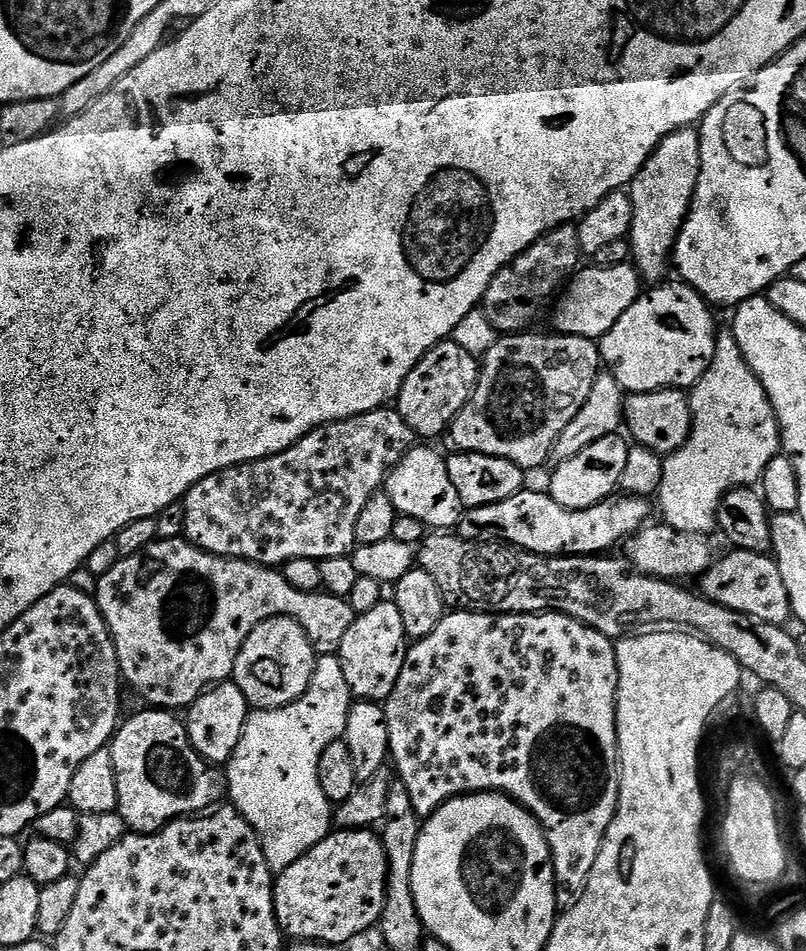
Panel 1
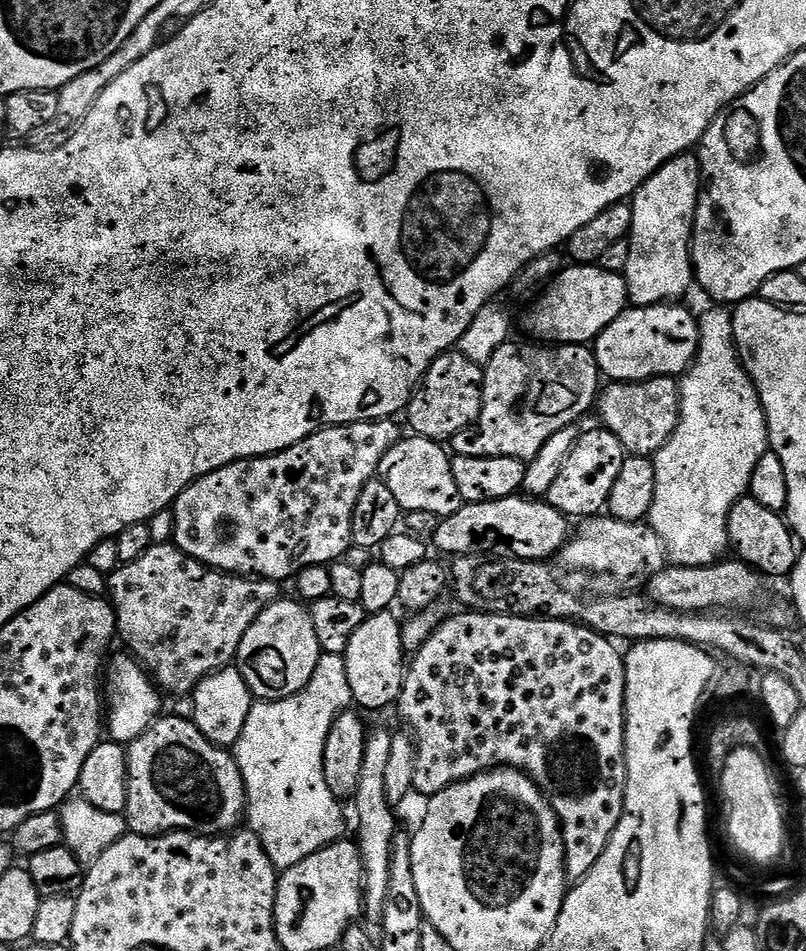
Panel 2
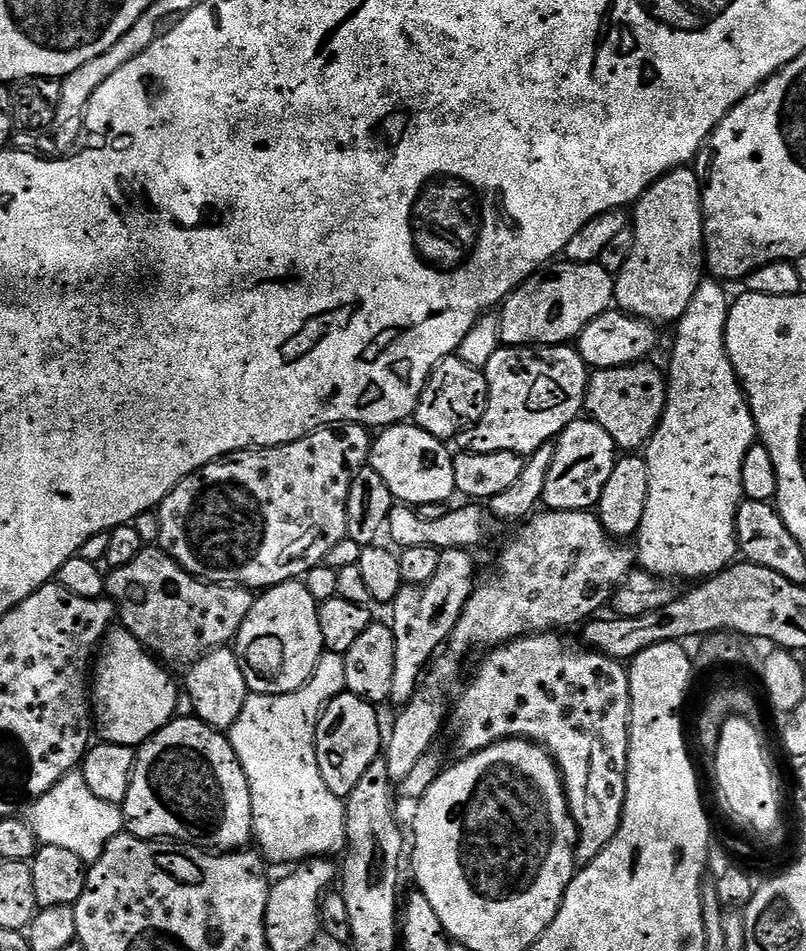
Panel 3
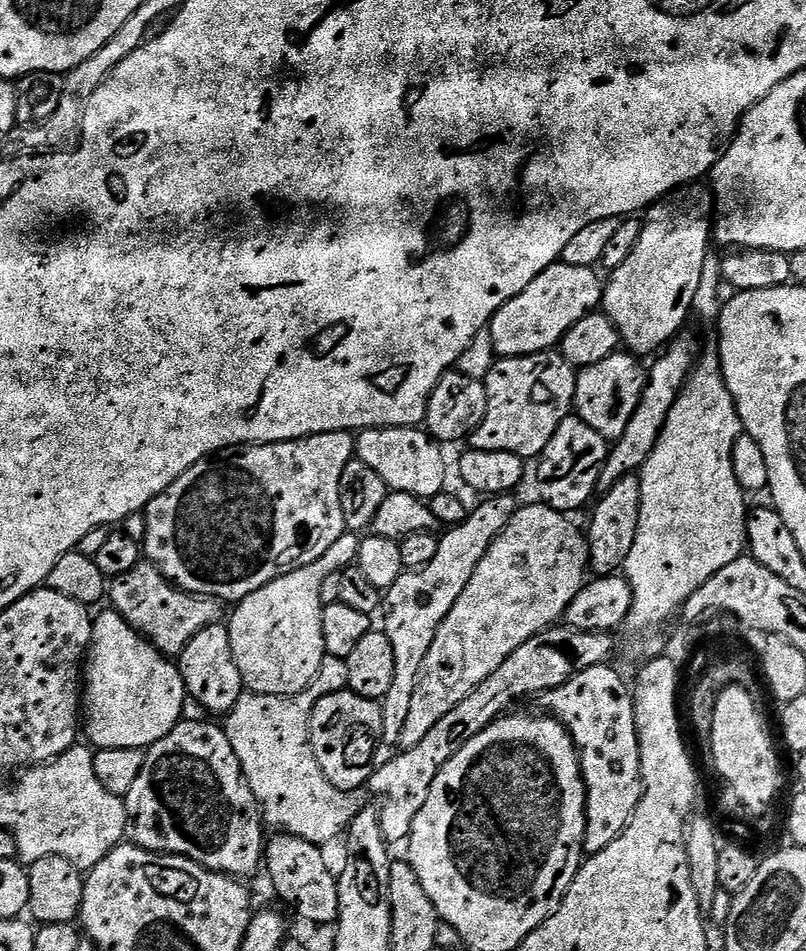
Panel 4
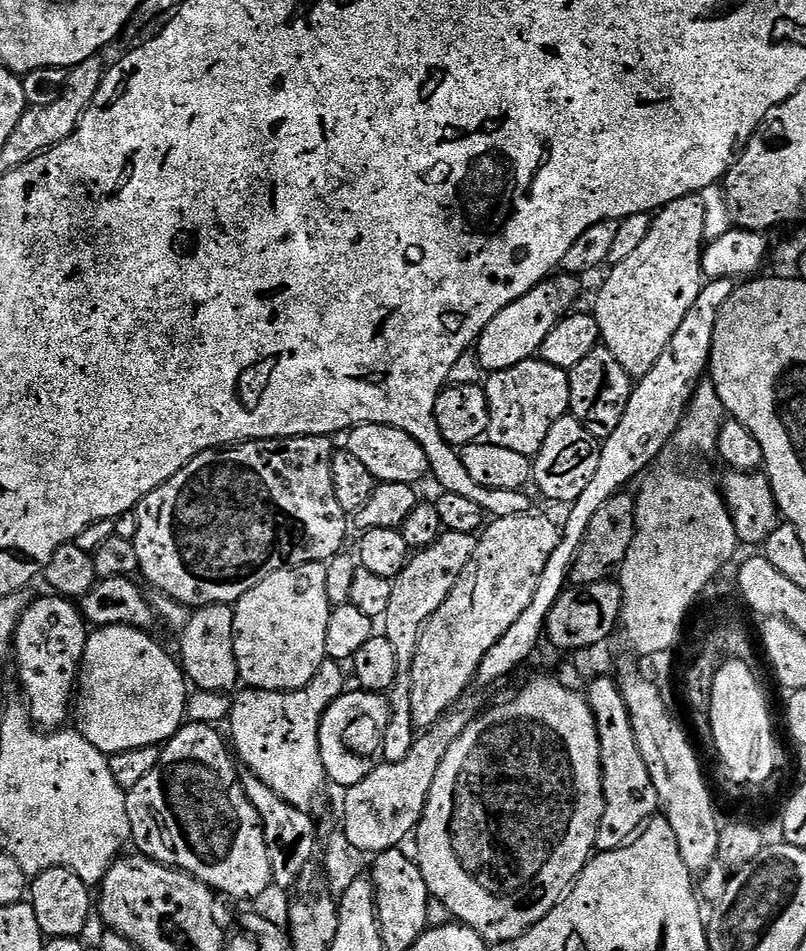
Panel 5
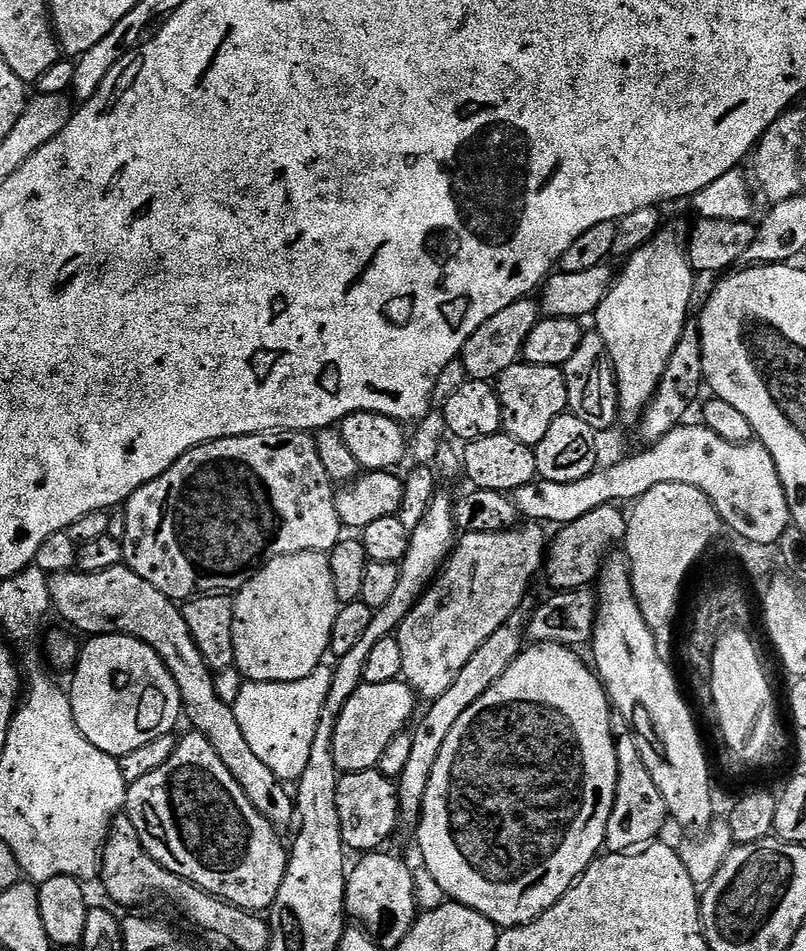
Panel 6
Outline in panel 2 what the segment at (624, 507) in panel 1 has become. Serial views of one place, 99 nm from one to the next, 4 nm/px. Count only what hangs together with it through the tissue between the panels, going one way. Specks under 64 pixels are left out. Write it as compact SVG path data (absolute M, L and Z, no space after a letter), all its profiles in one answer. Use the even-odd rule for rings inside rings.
M517 494L490 502L461 503L457 512L441 519L430 540L448 558L491 554L496 558L547 561L567 544L570 535L568 524L569 517L554 505L540 498Z

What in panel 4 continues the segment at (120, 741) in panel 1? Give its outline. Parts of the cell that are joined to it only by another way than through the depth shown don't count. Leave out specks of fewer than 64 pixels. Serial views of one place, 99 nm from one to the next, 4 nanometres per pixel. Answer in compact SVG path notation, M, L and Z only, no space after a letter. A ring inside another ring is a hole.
M181 719L174 730L166 734L166 738L147 749L142 774L138 774L134 786L130 786L128 795L123 797L124 808L128 811L126 836L131 843L145 848L147 852L184 856L212 872L245 878L259 864L261 867L265 859L265 825L262 823L260 803L246 782L238 754L234 754L234 746L230 746L230 738L219 723L212 723L208 720L190 722Z

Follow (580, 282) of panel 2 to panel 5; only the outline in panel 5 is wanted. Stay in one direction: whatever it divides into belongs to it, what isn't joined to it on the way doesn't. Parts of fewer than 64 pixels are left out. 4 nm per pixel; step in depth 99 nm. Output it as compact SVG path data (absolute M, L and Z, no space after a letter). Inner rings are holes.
M560 274L543 280L533 286L525 296L510 302L510 306L494 314L494 318L484 327L474 345L476 357L485 373L510 370L510 366L518 366L518 362L531 360L539 353L542 342L546 342L546 334L554 330L562 316L573 311L575 304L572 303L580 296L580 284L576 280L579 279L572 274Z

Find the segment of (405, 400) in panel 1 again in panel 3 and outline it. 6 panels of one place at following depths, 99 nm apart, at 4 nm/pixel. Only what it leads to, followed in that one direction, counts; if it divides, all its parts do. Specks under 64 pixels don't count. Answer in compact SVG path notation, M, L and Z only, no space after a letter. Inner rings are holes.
M453 354L440 360L430 374L416 407L414 423L416 427L426 430L426 434L452 442L460 433L473 428L481 420L486 414L487 401L488 383L483 371L474 366L466 366L459 354Z

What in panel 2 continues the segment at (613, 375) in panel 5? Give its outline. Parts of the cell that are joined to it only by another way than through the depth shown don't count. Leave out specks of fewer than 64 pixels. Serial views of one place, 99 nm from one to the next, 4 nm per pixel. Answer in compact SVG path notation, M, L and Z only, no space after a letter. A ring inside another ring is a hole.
M655 376L629 384L612 382L599 393L599 408L599 423L612 432L618 442L622 442L625 453L652 458L678 424L680 385L671 376Z

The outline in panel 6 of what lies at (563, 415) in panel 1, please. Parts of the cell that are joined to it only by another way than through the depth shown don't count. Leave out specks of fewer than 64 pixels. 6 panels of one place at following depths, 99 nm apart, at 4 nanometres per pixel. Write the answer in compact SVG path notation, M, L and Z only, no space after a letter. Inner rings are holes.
M517 362L511 364L494 384L498 402L502 406L502 432L510 438L518 438L526 446L535 449L546 438L554 418L568 412L568 395L563 368L534 366Z

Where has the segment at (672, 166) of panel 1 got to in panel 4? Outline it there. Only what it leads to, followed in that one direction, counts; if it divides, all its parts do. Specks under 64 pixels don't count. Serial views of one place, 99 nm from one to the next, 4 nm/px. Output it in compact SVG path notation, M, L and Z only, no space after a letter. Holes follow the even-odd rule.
M687 192L673 194L647 209L648 221L643 221L630 258L611 269L612 277L604 284L602 311L614 322L623 347L640 358L659 353L687 325L698 282L702 282L702 266L710 255L709 213L704 213L694 193Z

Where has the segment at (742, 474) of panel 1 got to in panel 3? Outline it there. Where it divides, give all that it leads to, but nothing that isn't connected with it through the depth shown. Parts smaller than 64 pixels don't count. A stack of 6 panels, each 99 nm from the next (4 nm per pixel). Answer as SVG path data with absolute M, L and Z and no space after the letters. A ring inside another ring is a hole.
M715 278L701 279L694 298L690 298L690 306L686 306L686 314L674 325L676 341L672 344L672 361L666 367L668 398L660 415L660 425L646 445L650 494L646 498L642 526L634 540L638 564L643 571L665 578L685 576L692 580L688 582L715 576L737 559L736 515L745 499L742 464L747 451L758 440L748 398L726 350L730 295L724 288L727 287Z

